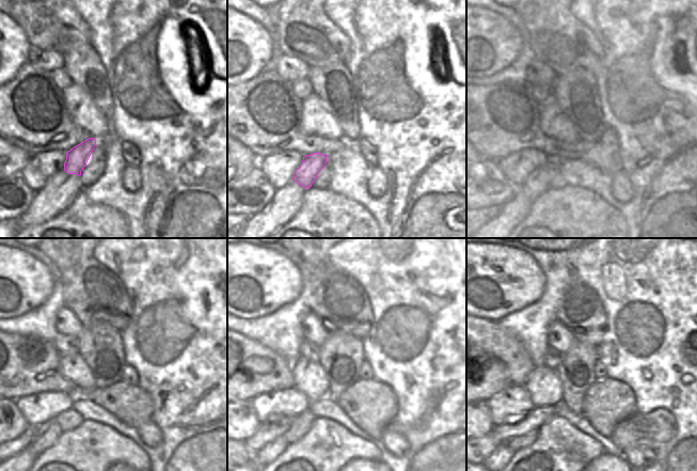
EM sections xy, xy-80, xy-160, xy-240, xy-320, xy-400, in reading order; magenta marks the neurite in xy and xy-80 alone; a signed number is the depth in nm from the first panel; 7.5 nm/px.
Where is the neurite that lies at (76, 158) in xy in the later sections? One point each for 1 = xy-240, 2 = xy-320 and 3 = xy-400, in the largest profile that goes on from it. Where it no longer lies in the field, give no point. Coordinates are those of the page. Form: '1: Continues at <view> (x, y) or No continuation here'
1: Continues at xy-240 (45, 435)
2: Continues at xy-320 (267, 454)
3: Continues at xy-400 (502, 455)

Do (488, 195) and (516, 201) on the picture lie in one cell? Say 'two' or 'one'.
two

